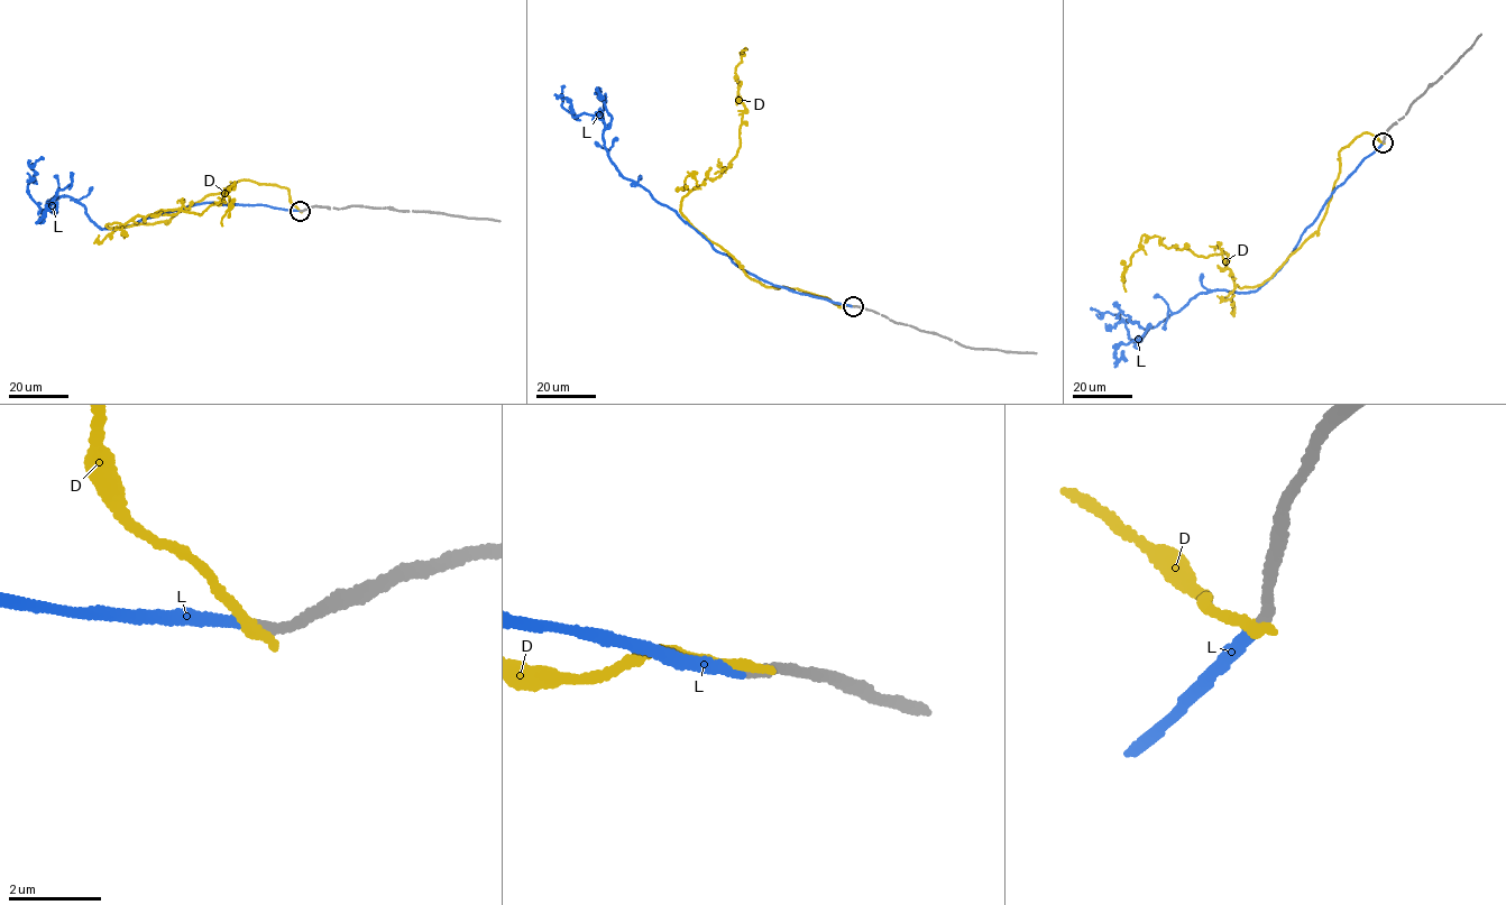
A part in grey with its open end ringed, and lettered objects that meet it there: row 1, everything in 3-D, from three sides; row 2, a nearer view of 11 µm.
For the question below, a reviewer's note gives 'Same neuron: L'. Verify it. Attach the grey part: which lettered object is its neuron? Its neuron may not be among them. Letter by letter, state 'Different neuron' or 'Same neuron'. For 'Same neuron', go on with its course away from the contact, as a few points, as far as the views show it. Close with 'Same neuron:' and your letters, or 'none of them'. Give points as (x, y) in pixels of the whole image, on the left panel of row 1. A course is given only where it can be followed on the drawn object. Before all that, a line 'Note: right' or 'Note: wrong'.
Note: right
D: Different neuron
L: Same neuron. Its course: (300, 211), (204, 202), (100, 229), (73, 199), (53, 199), (44, 210), (31, 197), (30, 166), (43, 158)
Same neuron: L

